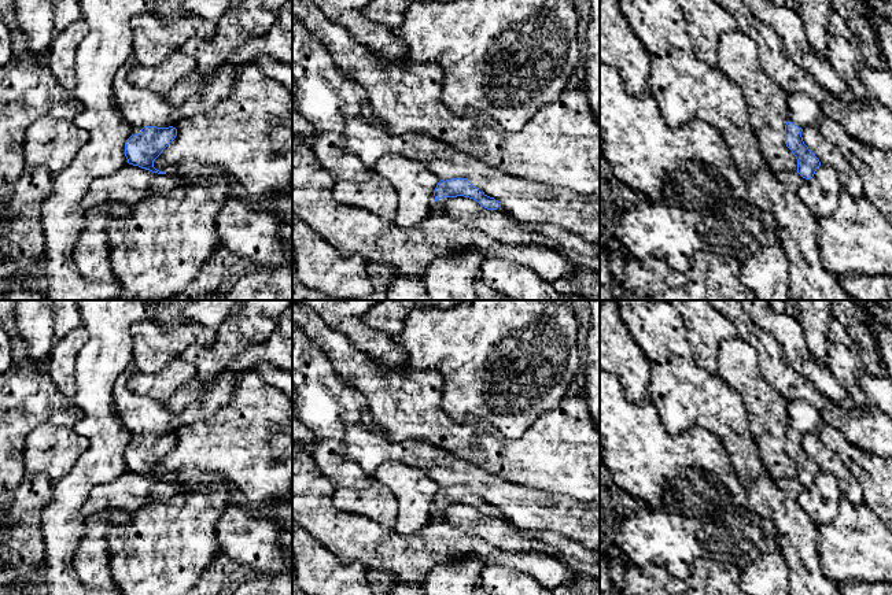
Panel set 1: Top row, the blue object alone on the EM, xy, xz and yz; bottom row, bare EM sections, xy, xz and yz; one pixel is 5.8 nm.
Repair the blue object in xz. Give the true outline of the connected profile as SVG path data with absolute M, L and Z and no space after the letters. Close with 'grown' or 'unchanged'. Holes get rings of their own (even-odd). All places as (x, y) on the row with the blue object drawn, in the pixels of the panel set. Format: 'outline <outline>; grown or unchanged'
outline M451 178L451 180L441 180L434 191L435 204L432 211L435 214L442 212L442 203L447 197L464 196L476 200L482 207L487 210L495 210L501 212L506 212L498 200L490 197L475 188L467 178Z; grown

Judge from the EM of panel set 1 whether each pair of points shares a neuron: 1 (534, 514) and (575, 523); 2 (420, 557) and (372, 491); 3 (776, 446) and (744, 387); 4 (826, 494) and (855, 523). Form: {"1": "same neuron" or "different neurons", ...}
{"1": "same neuron", "2": "different neurons", "3": "same neuron", "4": "different neurons"}

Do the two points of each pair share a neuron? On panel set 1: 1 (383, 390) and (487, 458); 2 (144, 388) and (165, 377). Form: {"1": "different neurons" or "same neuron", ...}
{"1": "same neuron", "2": "same neuron"}

